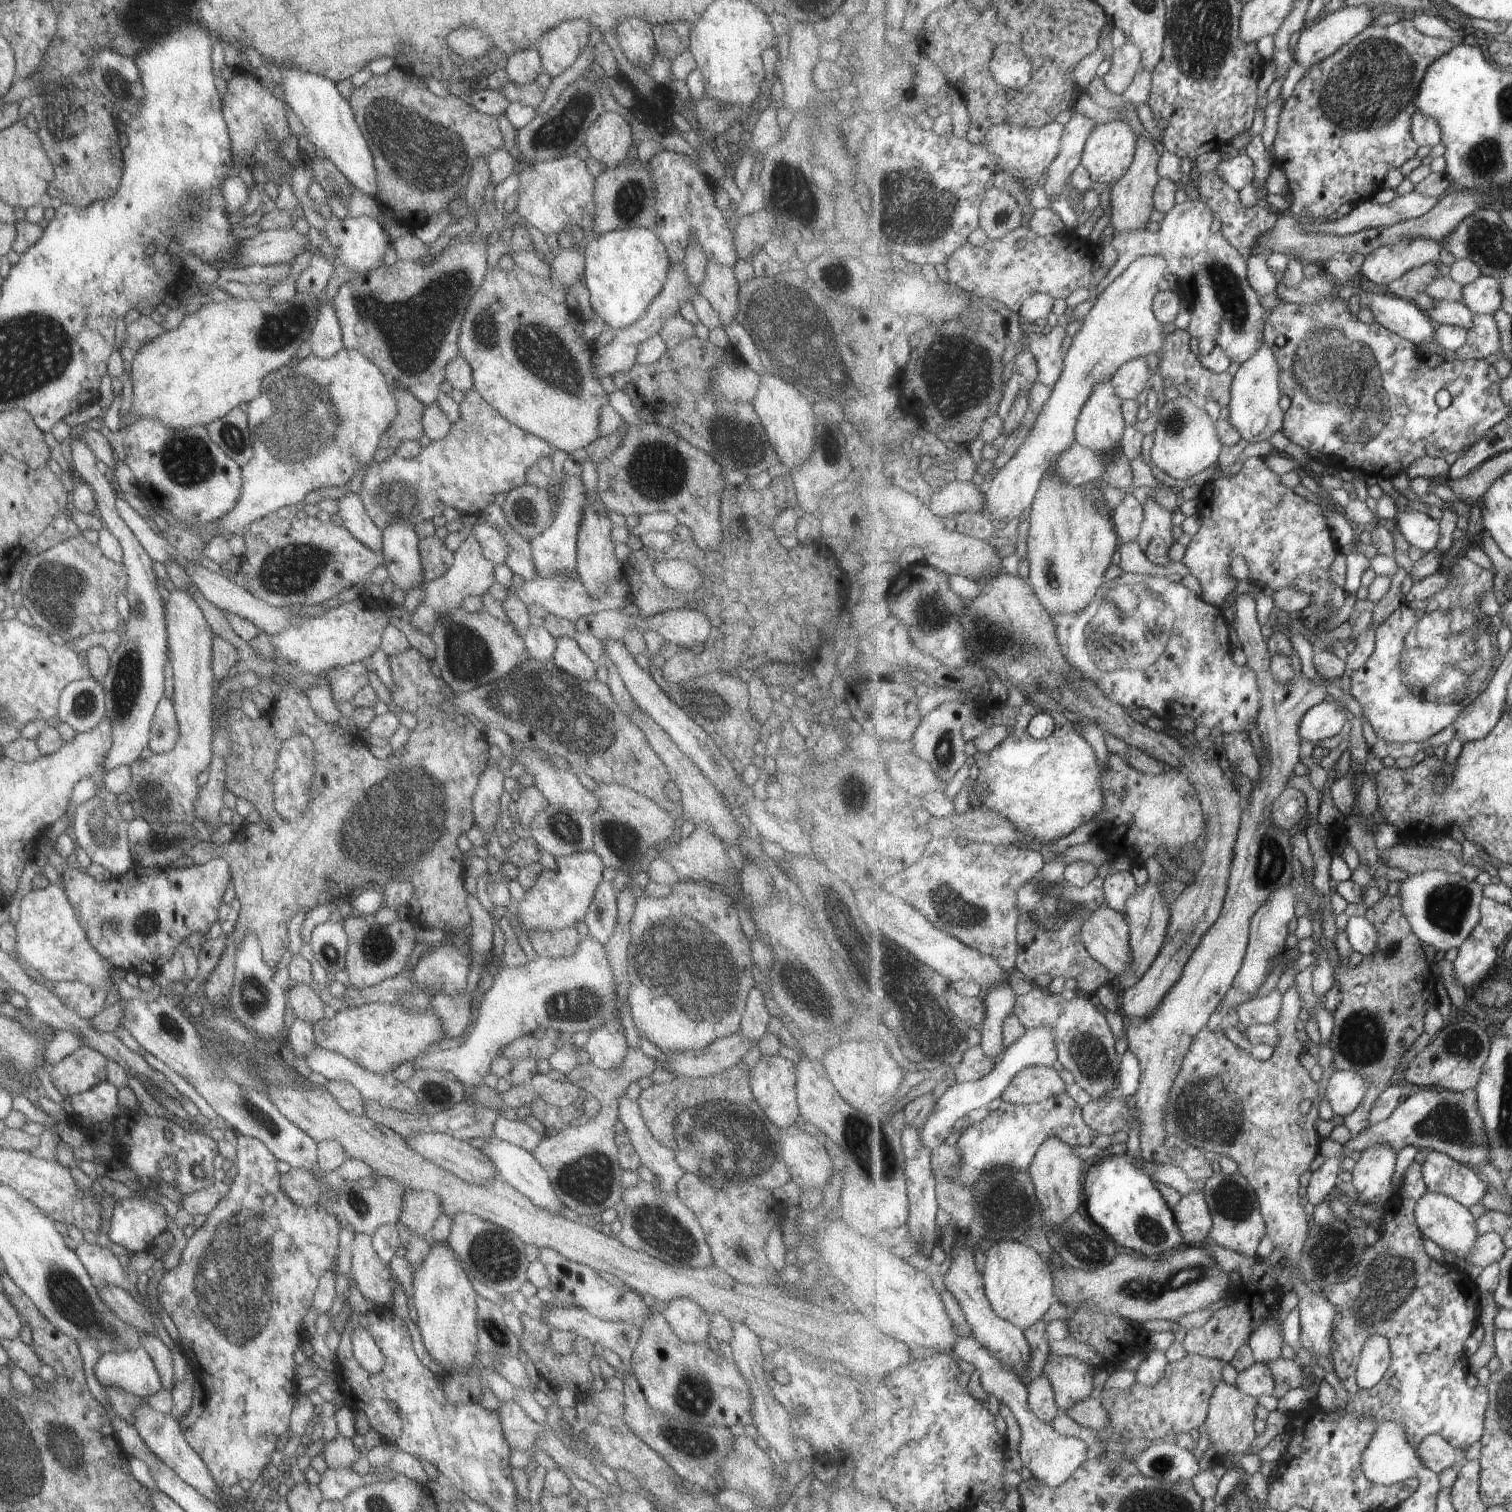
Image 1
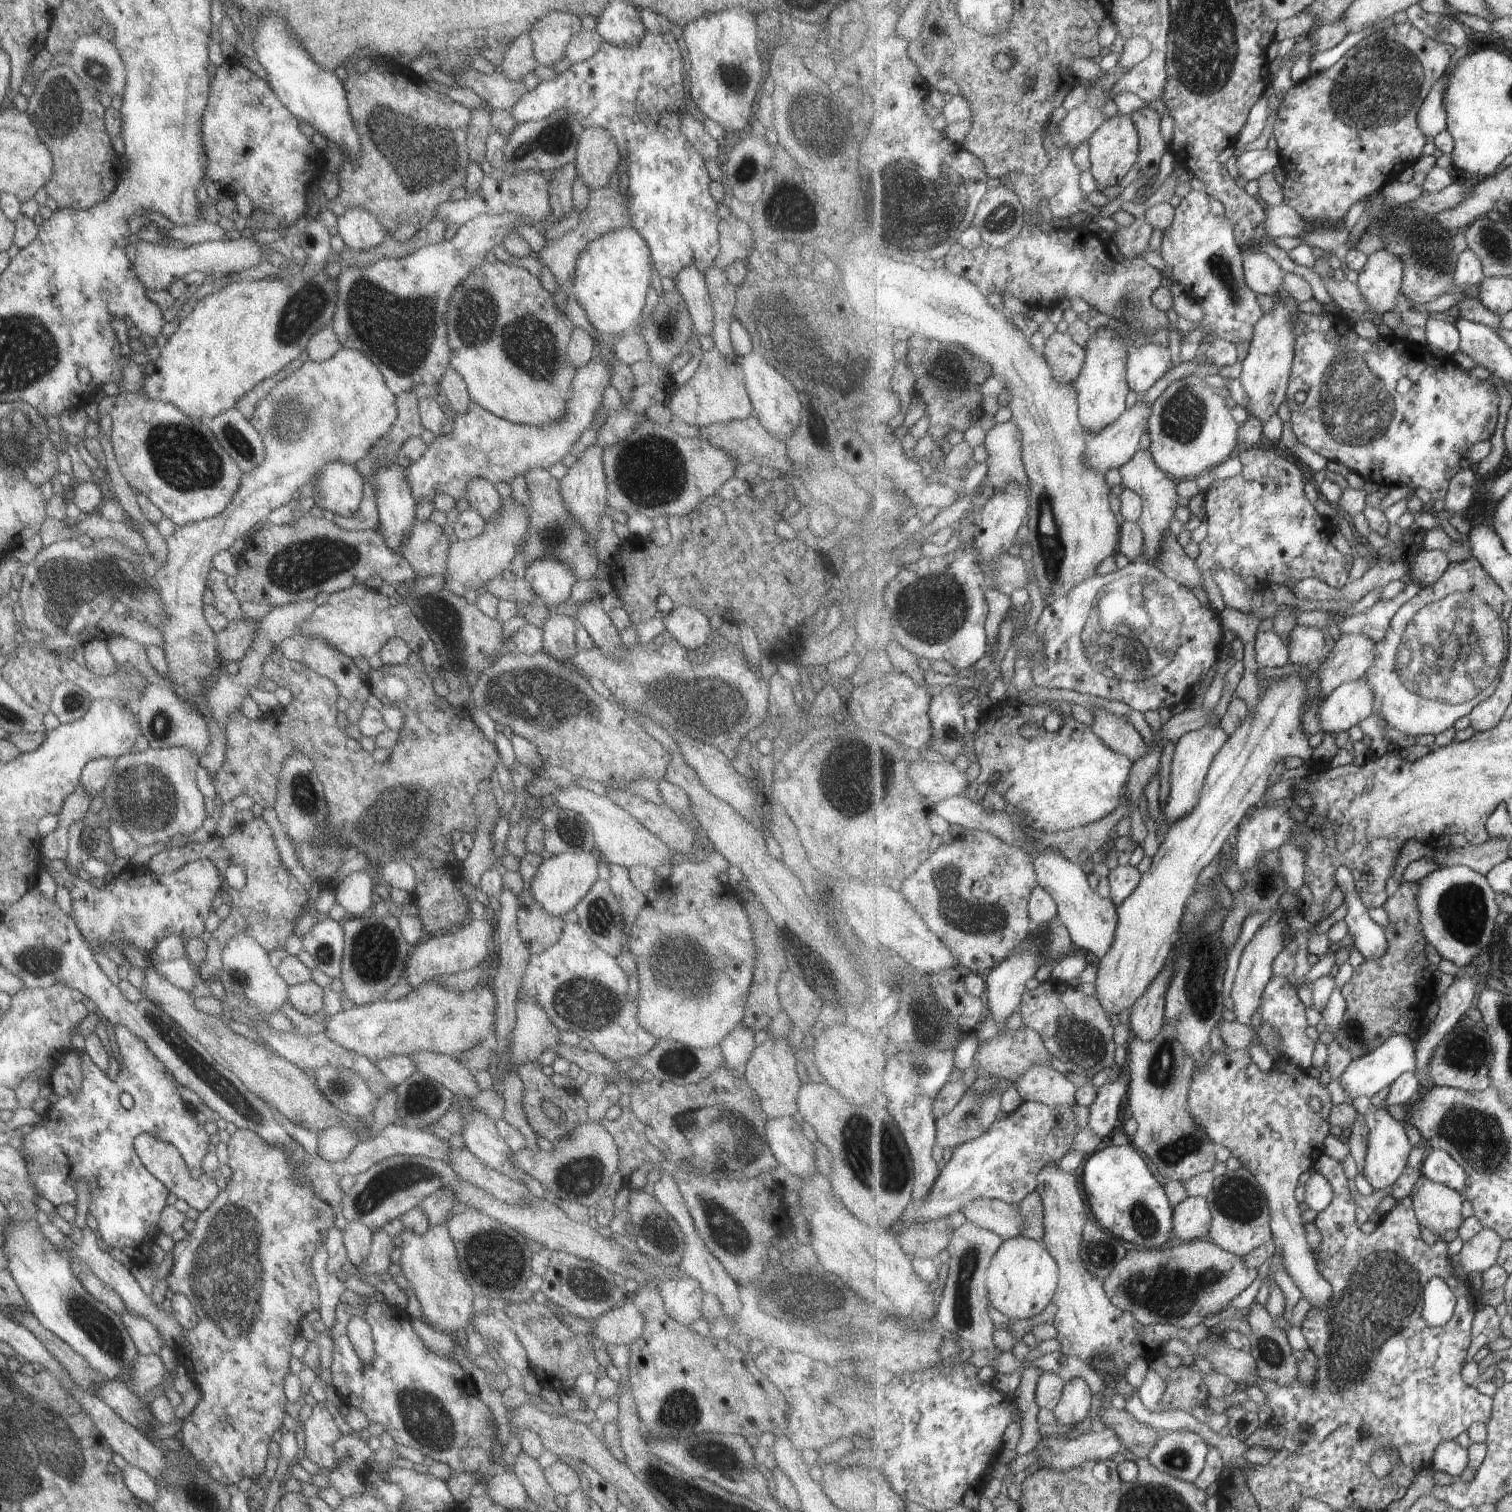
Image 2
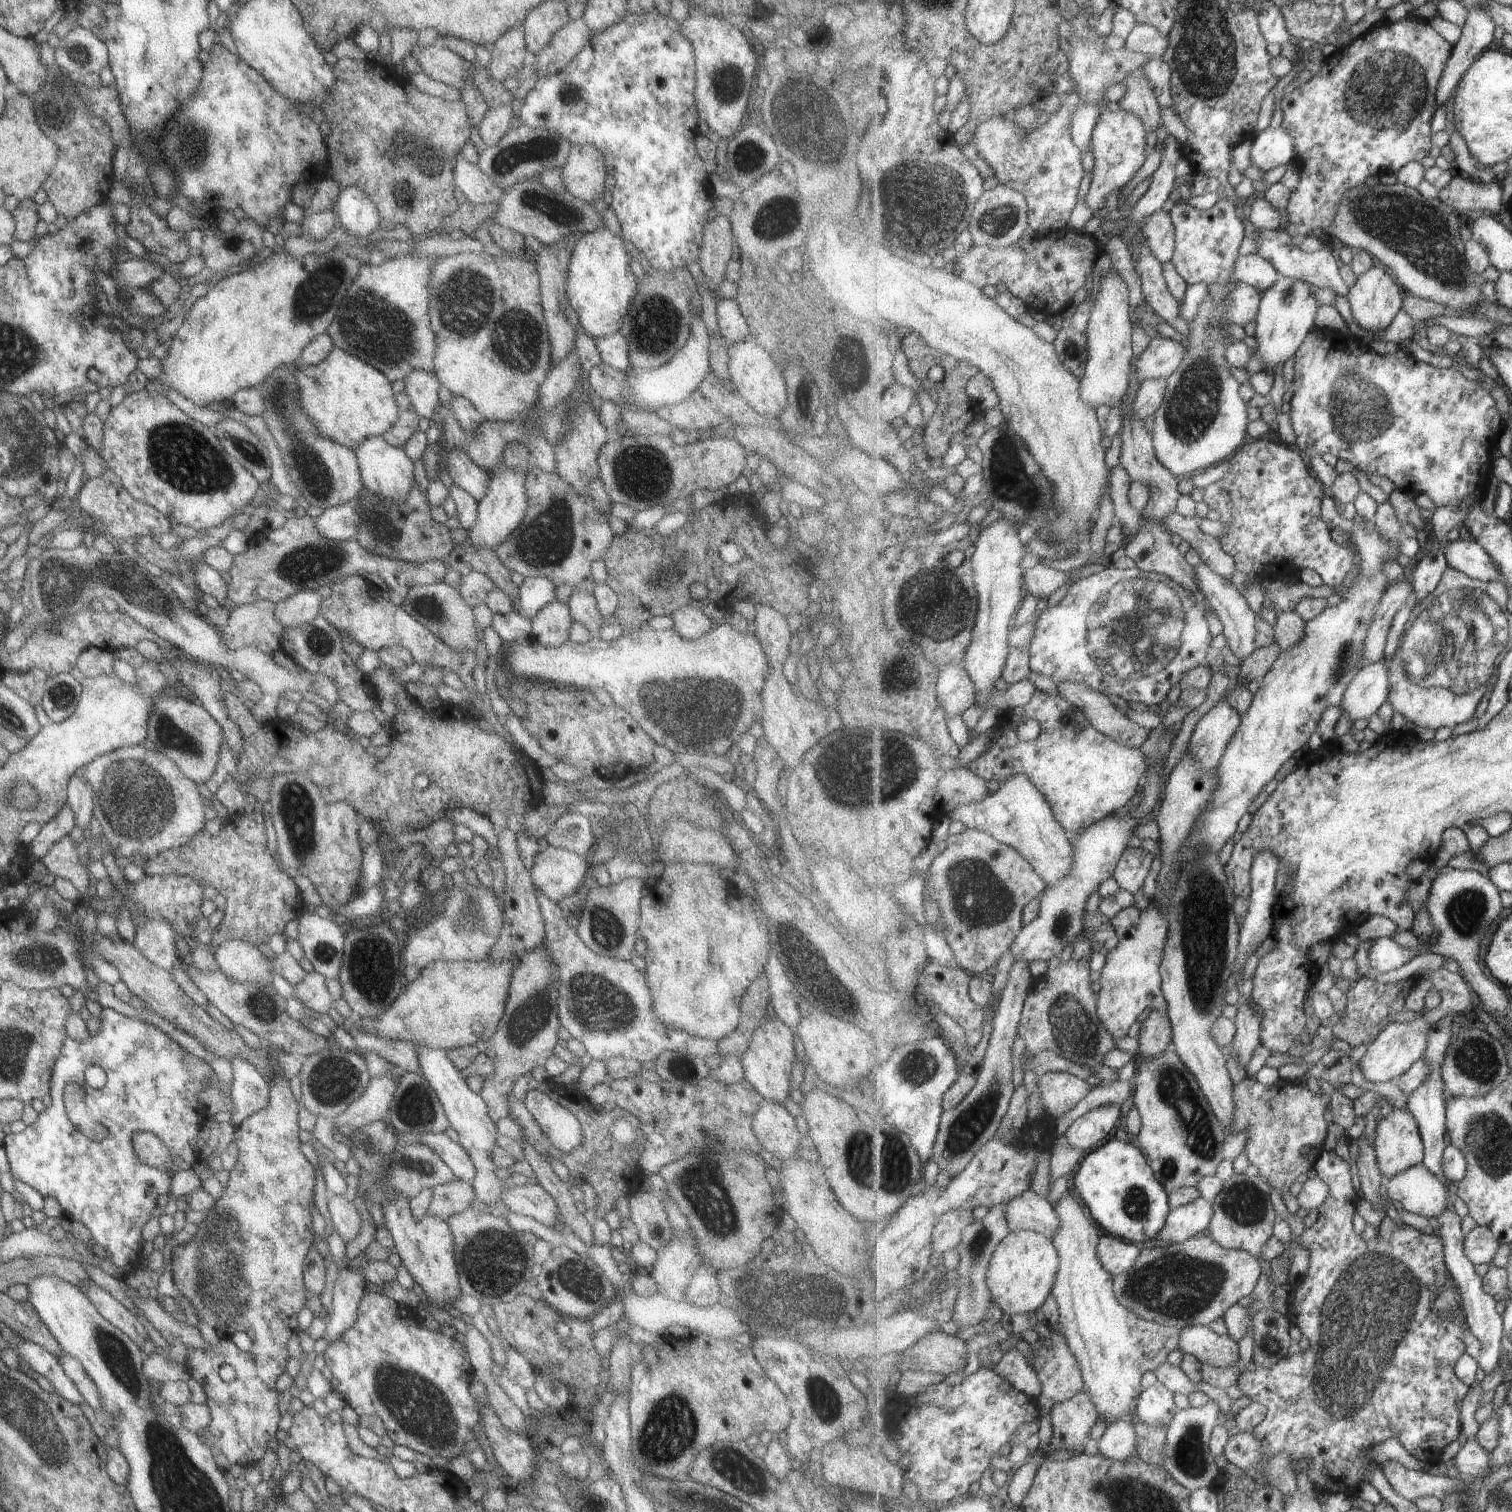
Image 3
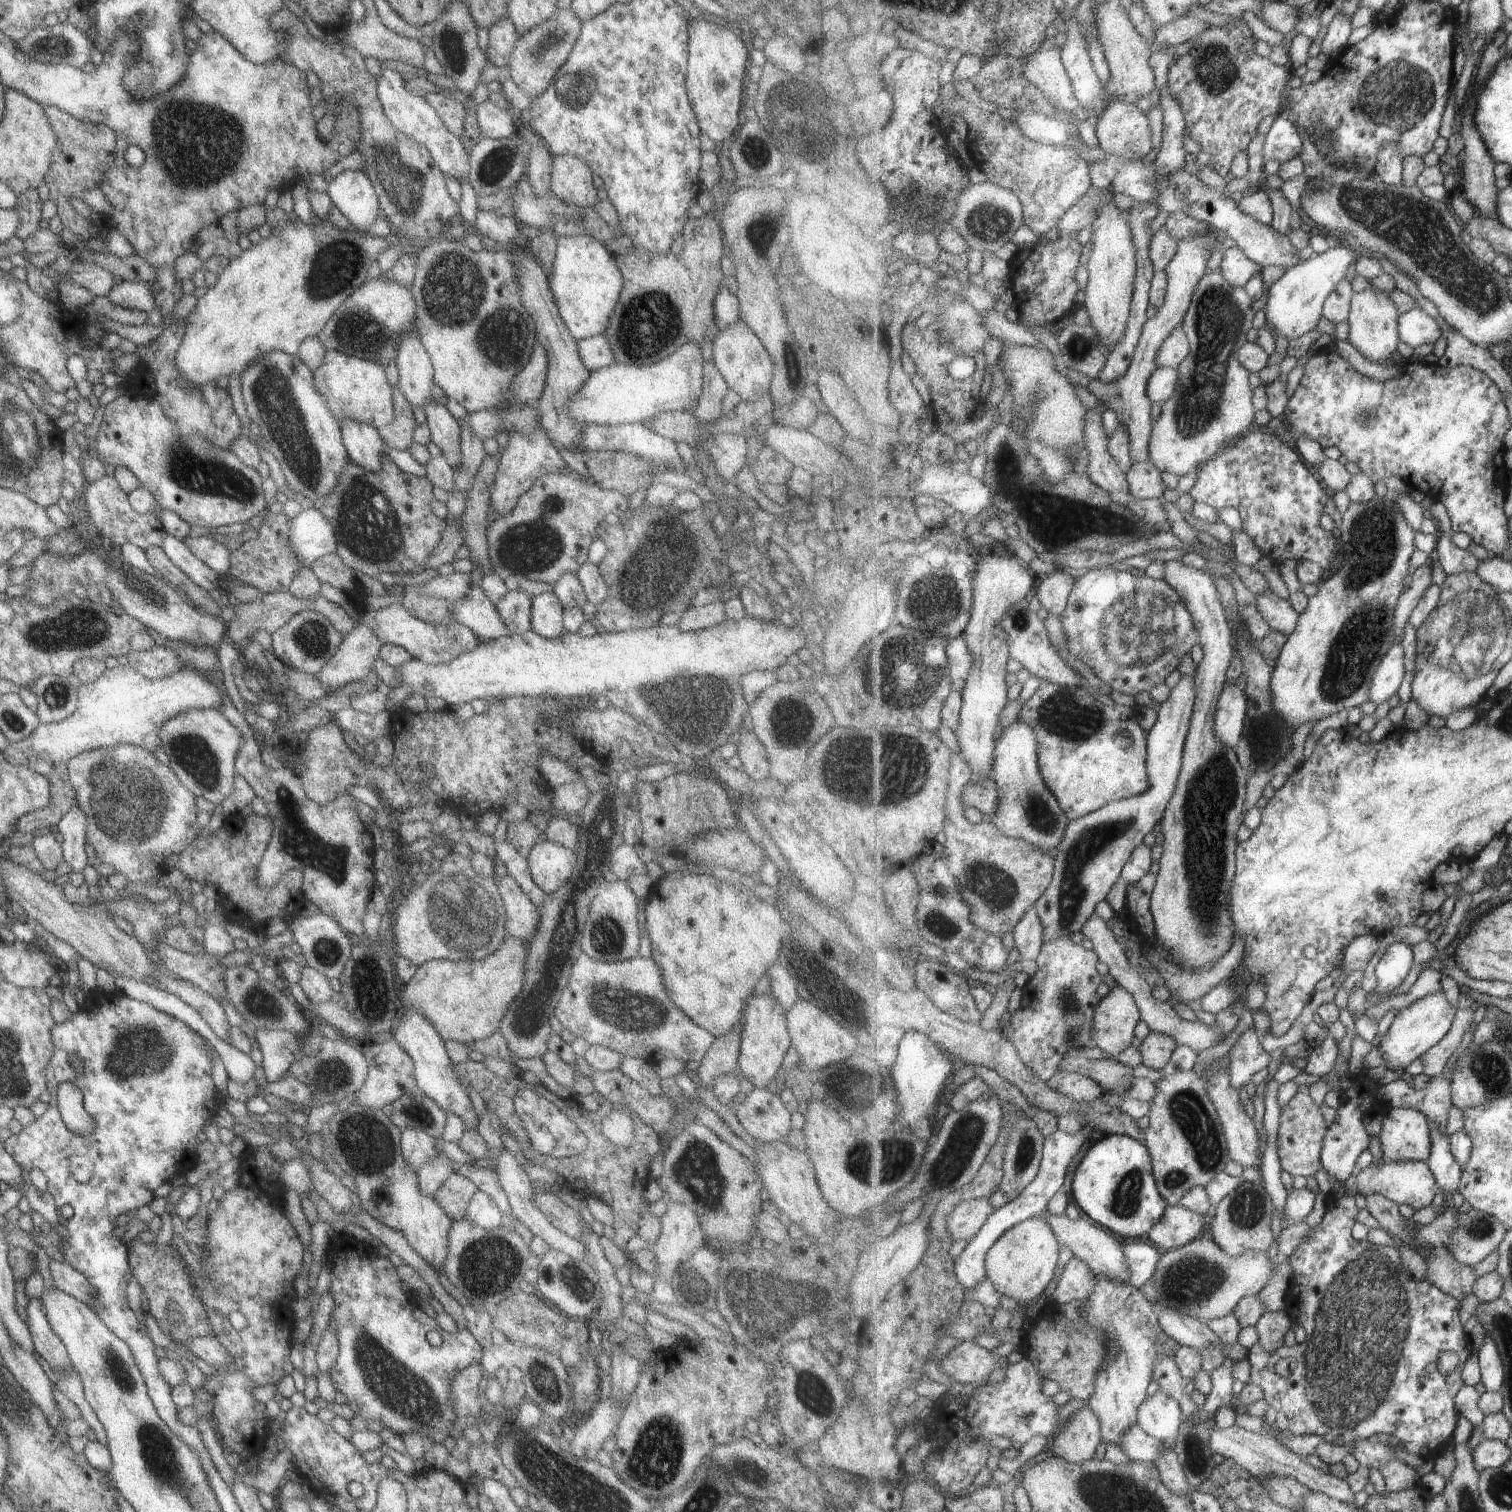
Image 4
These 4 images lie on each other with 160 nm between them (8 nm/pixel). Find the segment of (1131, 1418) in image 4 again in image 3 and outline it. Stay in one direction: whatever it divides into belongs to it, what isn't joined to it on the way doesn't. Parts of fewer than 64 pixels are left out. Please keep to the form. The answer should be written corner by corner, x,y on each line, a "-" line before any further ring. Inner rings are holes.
1066,1193
1053,1205
1058,1213
1061,1228
1053,1235
1052,1241
1060,1254
1060,1269
1056,1288
1052,1296
1056,1299
1059,1308
1058,1322
1051,1326
1066,1338
1068,1347
1080,1363
1086,1389
1091,1393
1095,1406
1101,1415
1111,1424
1119,1419
1126,1419
1137,1408
1139,1394
1143,1392
1141,1376
1152,1371
1165,1361
1169,1355
1180,1348
1181,1330
1171,1324
1162,1325
1155,1321
1139,1318
1125,1305
1122,1305
1114,1293
1114,1276
1101,1262
1098,1255
1100,1236
1104,1234
1091,1215
1087,1216
1086,1206
1077,1200
1077,1196

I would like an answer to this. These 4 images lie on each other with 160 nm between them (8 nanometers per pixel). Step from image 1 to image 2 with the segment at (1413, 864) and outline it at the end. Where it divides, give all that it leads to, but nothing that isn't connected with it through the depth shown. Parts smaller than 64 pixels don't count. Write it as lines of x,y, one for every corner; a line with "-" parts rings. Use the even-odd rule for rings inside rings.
1494,838
1480,845
1467,843
1463,847
1451,850
1437,850
1433,856
1433,860
1440,867
1465,865
1483,876
1507,859
1509,859
1508,838

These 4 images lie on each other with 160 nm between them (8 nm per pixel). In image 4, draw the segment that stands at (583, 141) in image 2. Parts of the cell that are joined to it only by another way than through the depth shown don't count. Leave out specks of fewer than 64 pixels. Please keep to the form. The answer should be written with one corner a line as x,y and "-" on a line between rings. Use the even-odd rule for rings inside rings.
572,154
552,157
550,190
567,204
591,207
596,203
596,189
591,183
592,170

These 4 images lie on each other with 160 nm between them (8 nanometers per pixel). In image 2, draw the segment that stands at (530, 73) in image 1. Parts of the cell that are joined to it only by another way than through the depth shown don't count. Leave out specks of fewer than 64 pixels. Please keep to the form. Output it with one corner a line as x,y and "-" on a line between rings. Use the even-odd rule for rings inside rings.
528,34
514,38
503,51
499,62
501,74
509,80
521,80
538,62
533,58
532,46

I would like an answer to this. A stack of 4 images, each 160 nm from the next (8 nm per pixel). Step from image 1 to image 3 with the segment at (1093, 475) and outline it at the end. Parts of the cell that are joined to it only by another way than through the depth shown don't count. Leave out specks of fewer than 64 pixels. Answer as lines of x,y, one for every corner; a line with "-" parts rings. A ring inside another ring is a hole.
1149,379
1141,384
1132,402
1132,414
1135,419
1143,421
1161,408
1168,387
1168,379

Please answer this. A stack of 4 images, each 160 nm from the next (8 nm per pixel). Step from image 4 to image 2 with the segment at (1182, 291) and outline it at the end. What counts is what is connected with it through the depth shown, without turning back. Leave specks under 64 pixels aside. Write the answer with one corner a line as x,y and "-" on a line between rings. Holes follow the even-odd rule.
1139,451
1127,464
1124,464
1119,472
1121,474
1123,486
1134,490
1143,499
1143,514
1139,524
1143,529
1146,540
1146,562
1155,564
1161,554
1162,542
1164,541
1164,532
1169,531
1171,520
1175,518
1177,502
1179,502
1179,493
1177,492
1177,480
1174,480
1170,474
1163,472
1161,467
1152,457
1151,451

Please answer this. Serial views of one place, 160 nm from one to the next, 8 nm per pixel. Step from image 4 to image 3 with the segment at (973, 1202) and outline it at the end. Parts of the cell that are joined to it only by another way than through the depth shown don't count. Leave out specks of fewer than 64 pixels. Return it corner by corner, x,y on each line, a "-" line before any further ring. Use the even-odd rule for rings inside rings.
958,1208
946,1212
935,1225
932,1234
932,1249
935,1254
957,1248
961,1244
964,1230
975,1220
969,1209

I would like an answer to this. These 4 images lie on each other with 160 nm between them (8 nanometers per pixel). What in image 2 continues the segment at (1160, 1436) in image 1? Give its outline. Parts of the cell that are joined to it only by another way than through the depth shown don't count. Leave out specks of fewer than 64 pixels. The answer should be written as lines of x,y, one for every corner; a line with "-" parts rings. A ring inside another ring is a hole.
1183,1364
1172,1369
1166,1378
1166,1384
1165,1394
1160,1402
1161,1411
1191,1412
1193,1408
1200,1406
1207,1416
1213,1414
1207,1407
1210,1392
1205,1375
1195,1366

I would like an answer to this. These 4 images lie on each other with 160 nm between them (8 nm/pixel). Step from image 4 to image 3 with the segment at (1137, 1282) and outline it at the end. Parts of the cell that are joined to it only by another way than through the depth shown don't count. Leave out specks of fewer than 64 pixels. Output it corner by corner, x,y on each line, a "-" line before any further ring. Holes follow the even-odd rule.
1107,1232
1100,1236
1098,1244
1099,1258
1114,1277
1126,1273
1135,1264
1137,1257
1140,1257
1142,1250
1143,1248
1139,1248
1137,1244
1119,1240
1119,1237
1113,1235
1108,1236

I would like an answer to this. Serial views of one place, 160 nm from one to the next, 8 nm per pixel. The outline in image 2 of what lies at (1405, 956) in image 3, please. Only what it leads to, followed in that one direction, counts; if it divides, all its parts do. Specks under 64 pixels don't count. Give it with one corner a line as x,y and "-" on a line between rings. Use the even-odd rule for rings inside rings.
1343,865
1336,872
1336,880
1341,888
1348,912
1344,921
1348,924
1353,946
1366,959
1381,958
1387,952
1388,938
1386,928
1379,926
1369,916
1369,909
1364,905
1356,891
1355,879
1350,868

